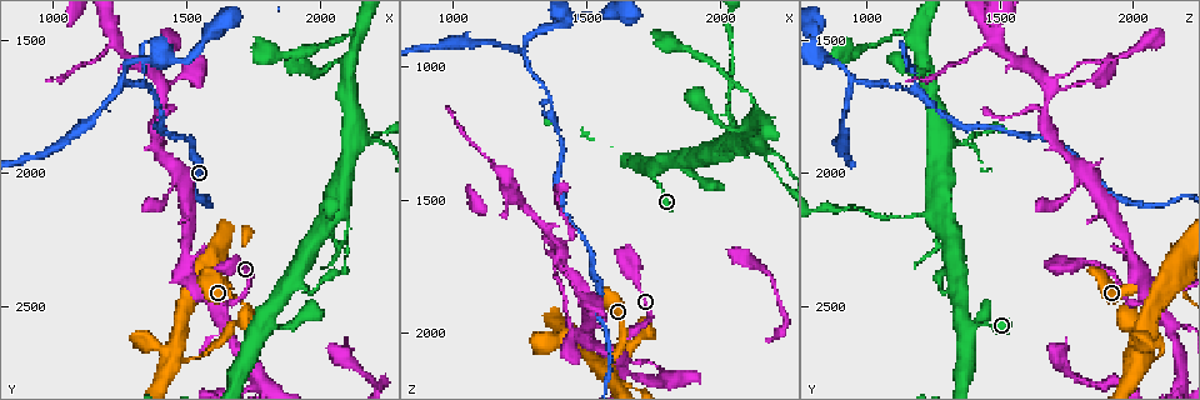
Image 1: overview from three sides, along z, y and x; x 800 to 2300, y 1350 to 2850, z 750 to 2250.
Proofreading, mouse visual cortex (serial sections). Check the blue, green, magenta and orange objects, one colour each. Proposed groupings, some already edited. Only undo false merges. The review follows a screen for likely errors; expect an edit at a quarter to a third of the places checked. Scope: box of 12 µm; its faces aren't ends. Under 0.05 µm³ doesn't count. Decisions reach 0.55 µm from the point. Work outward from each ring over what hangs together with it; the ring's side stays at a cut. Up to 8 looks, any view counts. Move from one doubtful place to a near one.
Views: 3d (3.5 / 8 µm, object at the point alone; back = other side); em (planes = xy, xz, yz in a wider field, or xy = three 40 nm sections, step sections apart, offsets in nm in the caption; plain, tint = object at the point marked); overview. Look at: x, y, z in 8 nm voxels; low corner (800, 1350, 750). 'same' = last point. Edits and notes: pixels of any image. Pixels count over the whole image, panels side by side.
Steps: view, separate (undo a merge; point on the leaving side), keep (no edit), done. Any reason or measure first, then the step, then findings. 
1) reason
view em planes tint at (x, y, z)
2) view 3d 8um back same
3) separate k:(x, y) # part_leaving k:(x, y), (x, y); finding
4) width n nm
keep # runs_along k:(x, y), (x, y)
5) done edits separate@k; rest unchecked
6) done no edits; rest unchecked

four-way junction
view 3d 3.5um at (1410, 1680, 1690)

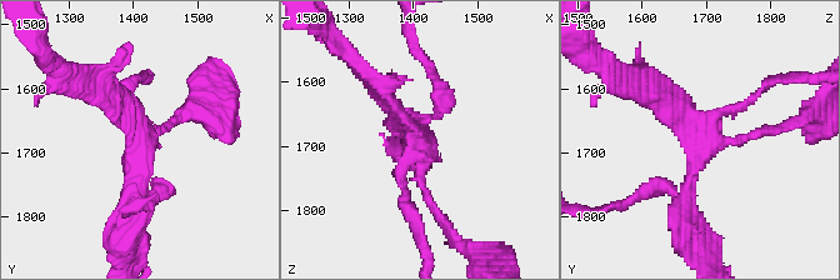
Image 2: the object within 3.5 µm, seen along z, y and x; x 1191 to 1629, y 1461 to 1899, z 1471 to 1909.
arms 4; arm_widths 150, 150, 250, 300 nm
view em xy step 3 tint at (1410, 1685, 1690)

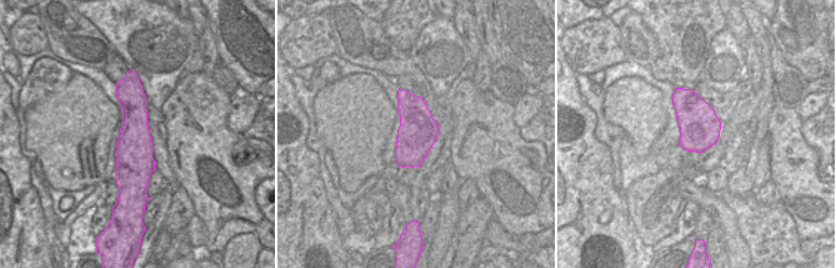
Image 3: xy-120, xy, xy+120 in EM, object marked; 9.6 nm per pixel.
keep # runs_along 3:(129, 78), (134, 170), (144, 183); continuous, no second cell

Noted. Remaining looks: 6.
view 3d 3.5um at (1250, 1520, 1500)

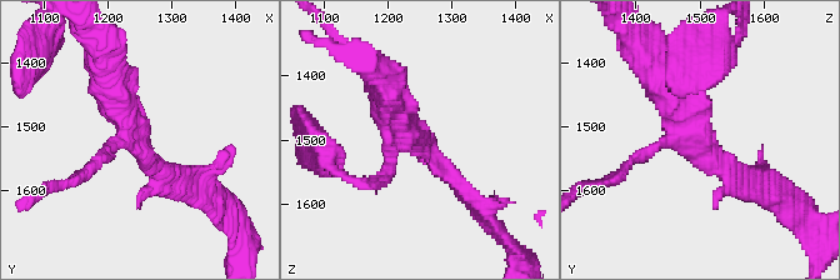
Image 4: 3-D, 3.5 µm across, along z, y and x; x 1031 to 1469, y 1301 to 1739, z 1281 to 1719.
view em xy step 2 plain at (1240, 1515, 1495)

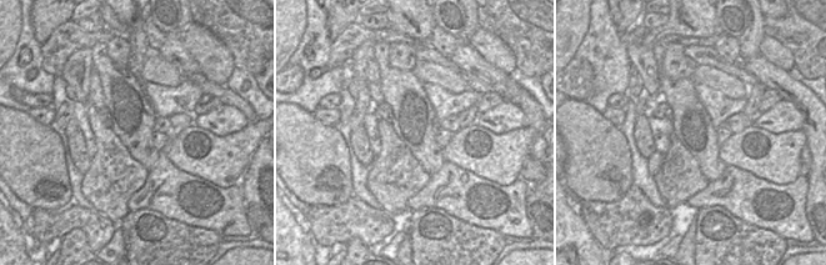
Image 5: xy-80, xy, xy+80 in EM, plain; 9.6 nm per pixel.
view em xy step 2 tint same

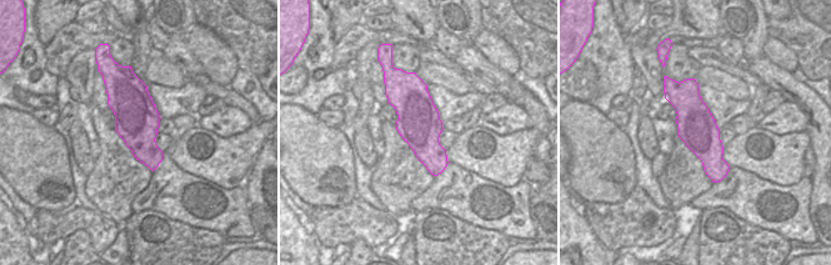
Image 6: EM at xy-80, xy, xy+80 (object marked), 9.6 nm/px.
arm_widths 100, 250, 500 nm
separate 4:(95, 165) # part_leaving 4:(115, 144), (73, 183), (41, 186); two cells meet here

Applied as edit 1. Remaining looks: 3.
abrupt turn
view 3d 3.5um at (1270, 1660, 950)

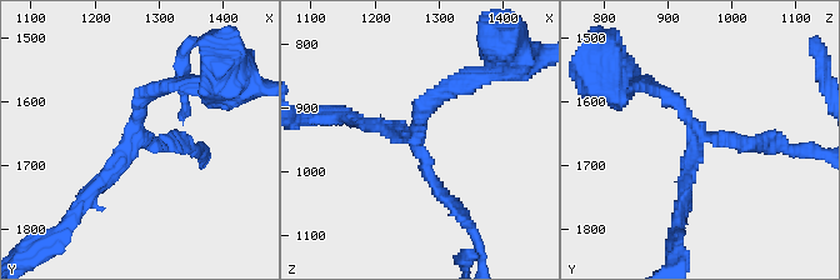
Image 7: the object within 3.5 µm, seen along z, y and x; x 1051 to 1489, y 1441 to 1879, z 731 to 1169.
arms 3; arm_widths 150, 200, 200 nm; now the EM
view em xy step 1 tint at (1265, 1655, 950)

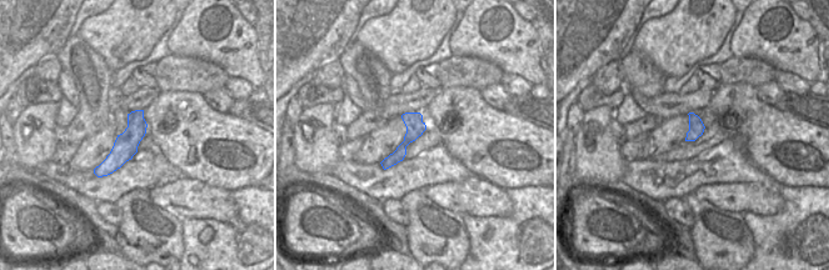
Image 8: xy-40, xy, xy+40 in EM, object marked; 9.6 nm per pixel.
separate 7:(113, 175) # part_leaving 7:(136, 135), (148, 93), (205, 81); two cells meet here

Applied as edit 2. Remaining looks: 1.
done edits separate@4, separate@7; rest unchecked

